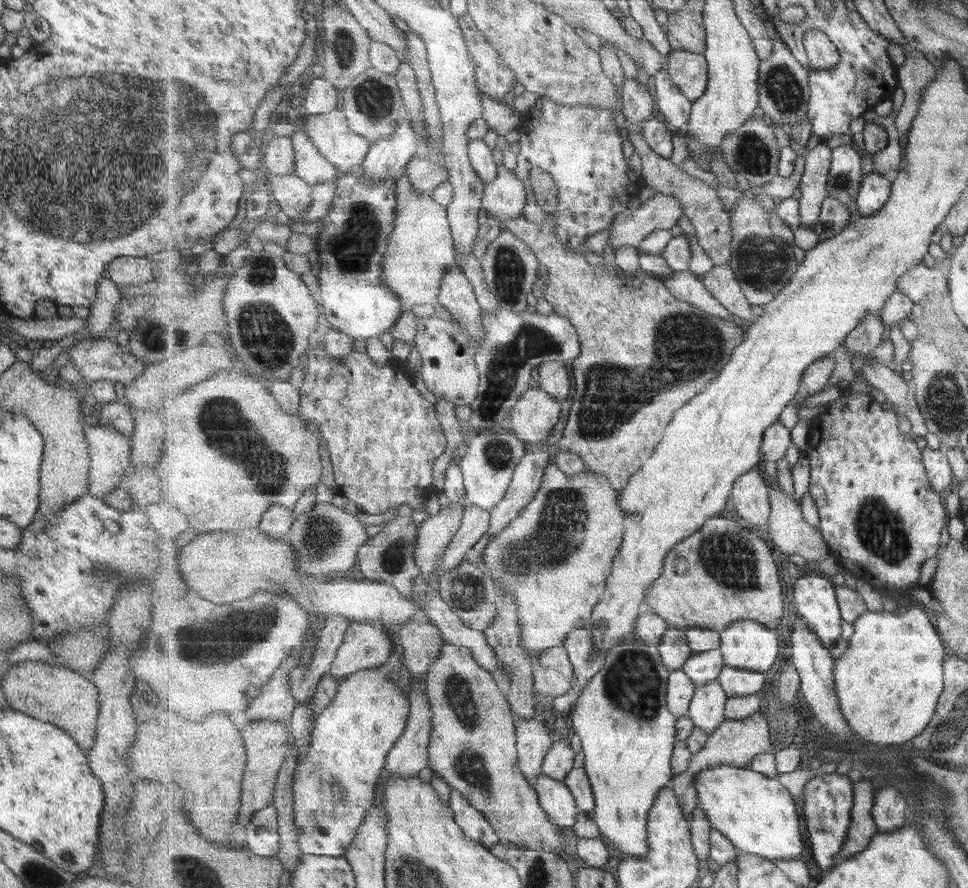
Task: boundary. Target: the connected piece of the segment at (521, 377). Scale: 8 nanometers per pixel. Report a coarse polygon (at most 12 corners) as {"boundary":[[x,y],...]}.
{"boundary":[[553,312],[483,313],[469,436],[507,428],[533,368],[572,367],[574,324]]}

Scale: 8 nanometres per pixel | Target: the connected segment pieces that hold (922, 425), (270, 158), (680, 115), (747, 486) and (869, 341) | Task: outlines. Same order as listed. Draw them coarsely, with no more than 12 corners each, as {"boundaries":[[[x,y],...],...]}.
{"boundaries":[[[865,363],[863,378],[911,422],[911,435],[931,432],[912,383],[899,369]],[[273,136],[265,146],[270,176],[293,175],[292,138]],[[667,64],[654,76],[656,103],[671,128],[684,130],[692,100]],[[760,468],[734,482],[741,518],[768,532],[770,484]],[[867,315],[846,338],[851,354],[872,353],[883,338],[880,316]]]}

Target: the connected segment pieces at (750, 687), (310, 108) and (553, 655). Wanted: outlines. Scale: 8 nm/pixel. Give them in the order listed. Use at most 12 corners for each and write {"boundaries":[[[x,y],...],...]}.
{"boundaries":[[[725,666],[718,682],[728,697],[764,693],[765,673]],[[325,77],[305,82],[303,113],[340,106],[341,91]],[[565,646],[543,652],[531,672],[551,699],[572,692],[575,670]]]}

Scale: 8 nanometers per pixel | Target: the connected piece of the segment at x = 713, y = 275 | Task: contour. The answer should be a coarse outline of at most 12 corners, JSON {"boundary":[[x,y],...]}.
{"boundary":[[730,263],[701,278],[725,309],[755,321]]}

